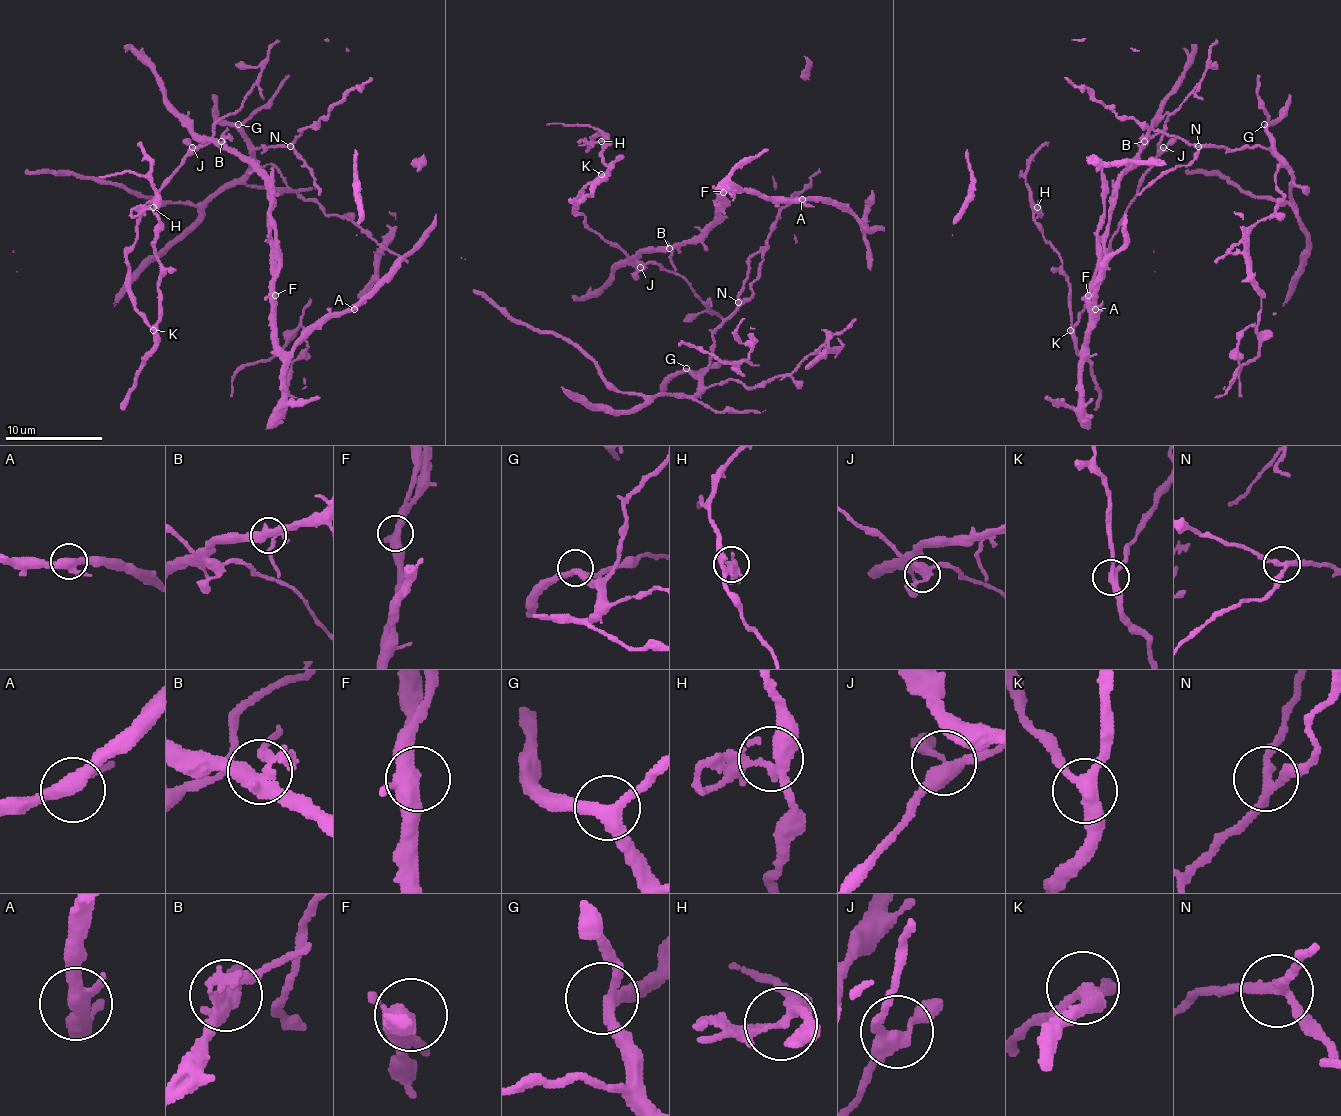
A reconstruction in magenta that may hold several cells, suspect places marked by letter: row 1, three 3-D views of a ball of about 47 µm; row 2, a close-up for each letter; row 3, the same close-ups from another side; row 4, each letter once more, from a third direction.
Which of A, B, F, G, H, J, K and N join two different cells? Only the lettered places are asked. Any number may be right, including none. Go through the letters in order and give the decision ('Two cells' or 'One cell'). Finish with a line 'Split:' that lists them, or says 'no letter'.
A: One cell
B: One cell
F: One cell
G: One cell
H: One cell
J: One cell
K: One cell
N: One cell
Split: no letter

